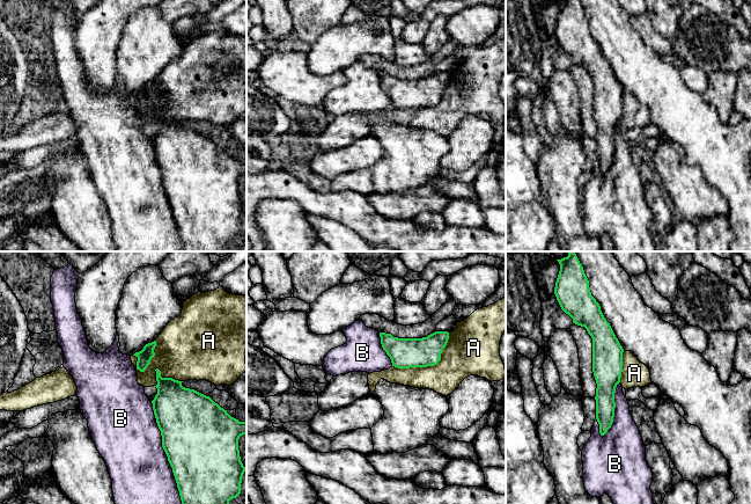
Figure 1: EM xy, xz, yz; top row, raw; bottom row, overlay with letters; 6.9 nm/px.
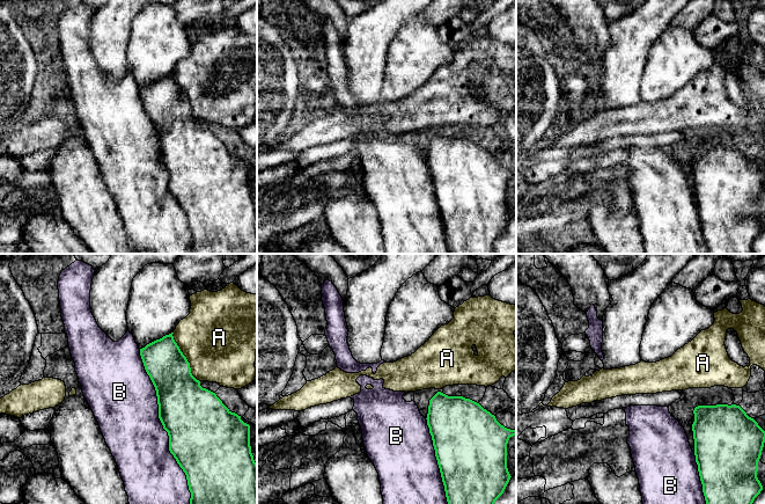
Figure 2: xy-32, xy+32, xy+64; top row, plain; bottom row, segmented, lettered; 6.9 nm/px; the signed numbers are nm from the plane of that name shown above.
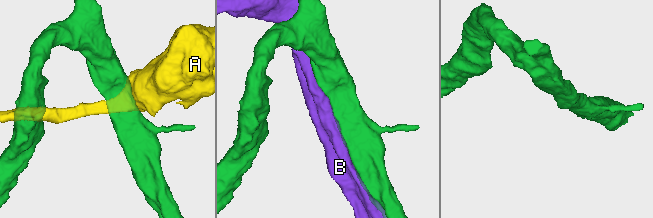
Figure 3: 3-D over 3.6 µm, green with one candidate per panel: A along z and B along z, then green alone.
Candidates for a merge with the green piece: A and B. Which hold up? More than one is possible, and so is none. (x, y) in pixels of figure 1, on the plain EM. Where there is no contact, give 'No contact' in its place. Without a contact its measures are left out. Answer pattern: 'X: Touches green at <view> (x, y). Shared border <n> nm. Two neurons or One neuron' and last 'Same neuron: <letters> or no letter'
A: Touches green at xz (429, 106). Shared border 460 nm. Two neurons
B: Touches green at xy (167, 196). Shared border 800 nm. Two neurons
Same neuron: no letter

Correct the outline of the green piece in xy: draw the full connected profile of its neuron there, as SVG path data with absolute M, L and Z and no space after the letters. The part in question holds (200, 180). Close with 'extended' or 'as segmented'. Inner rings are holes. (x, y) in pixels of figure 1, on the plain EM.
M155 111L157 134L152 141L153 151L183 251L230 251L229 241L241 234L242 218L246 211L238 190L240 177L246 175L246 162L231 158L209 137L183 127L183 122L162 118L161 111Z; as segmented

